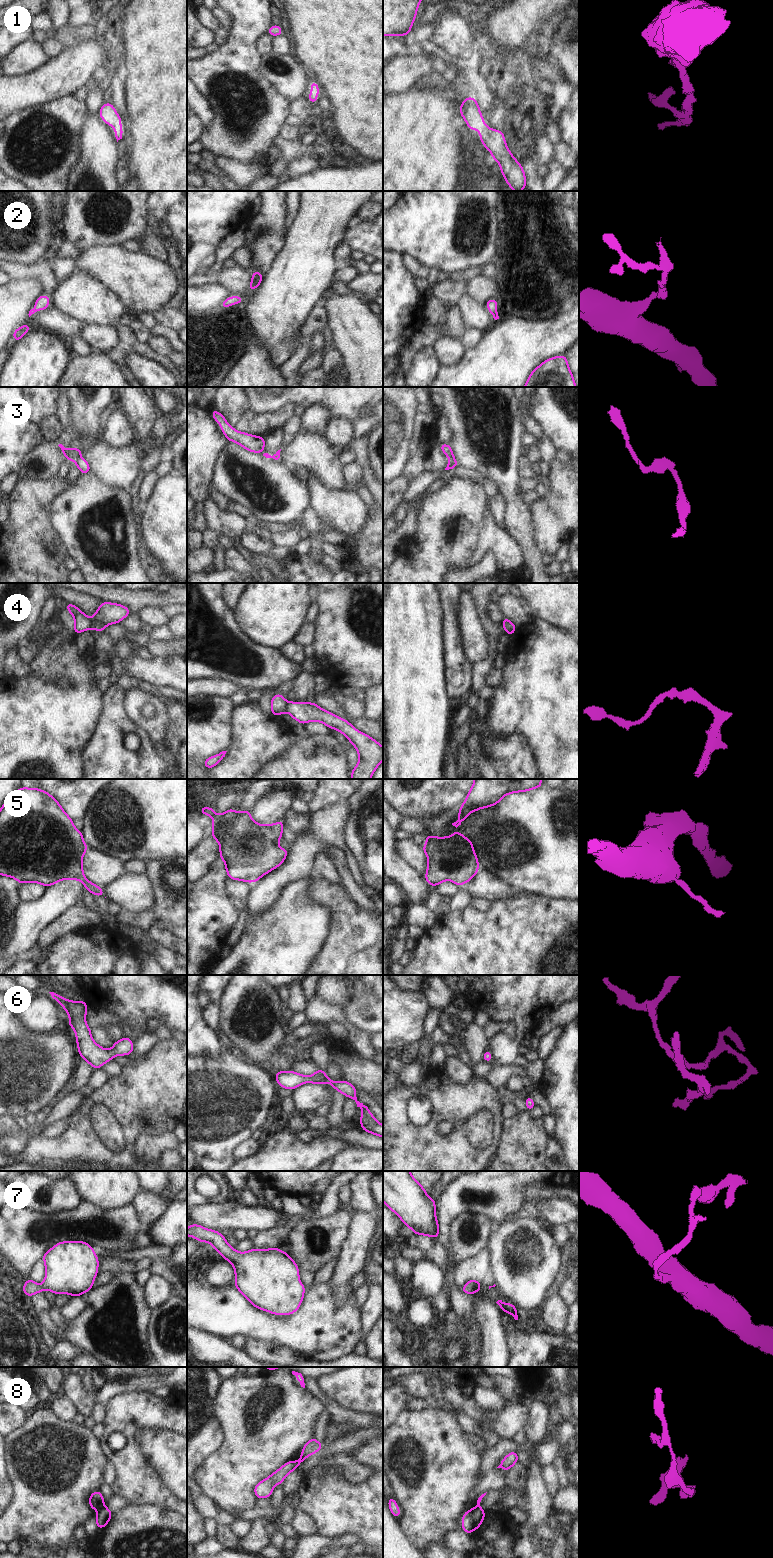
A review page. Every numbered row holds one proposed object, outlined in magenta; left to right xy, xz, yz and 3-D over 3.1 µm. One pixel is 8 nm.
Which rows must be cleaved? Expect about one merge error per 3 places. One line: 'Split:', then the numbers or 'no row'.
Split: 3, 4, 8

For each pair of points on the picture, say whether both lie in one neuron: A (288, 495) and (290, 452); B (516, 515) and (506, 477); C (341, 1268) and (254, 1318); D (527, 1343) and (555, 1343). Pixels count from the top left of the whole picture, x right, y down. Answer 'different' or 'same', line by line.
A: different
B: same
C: different
D: same

